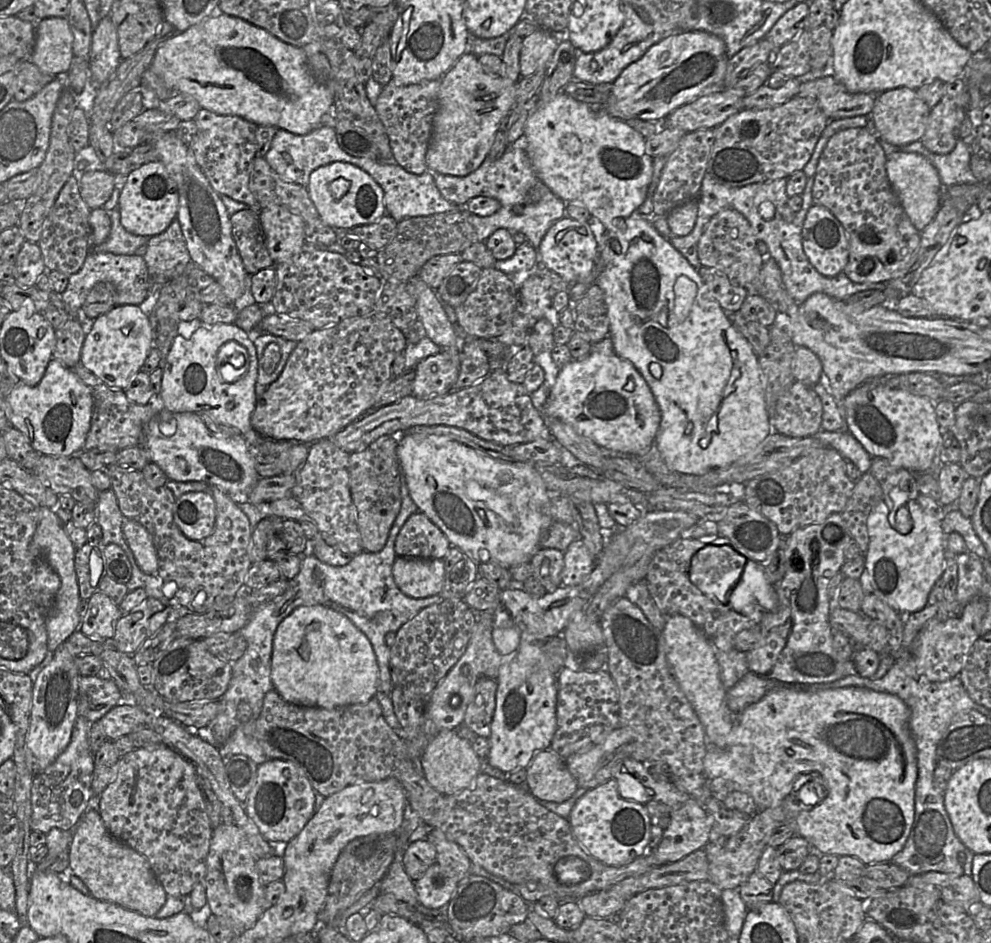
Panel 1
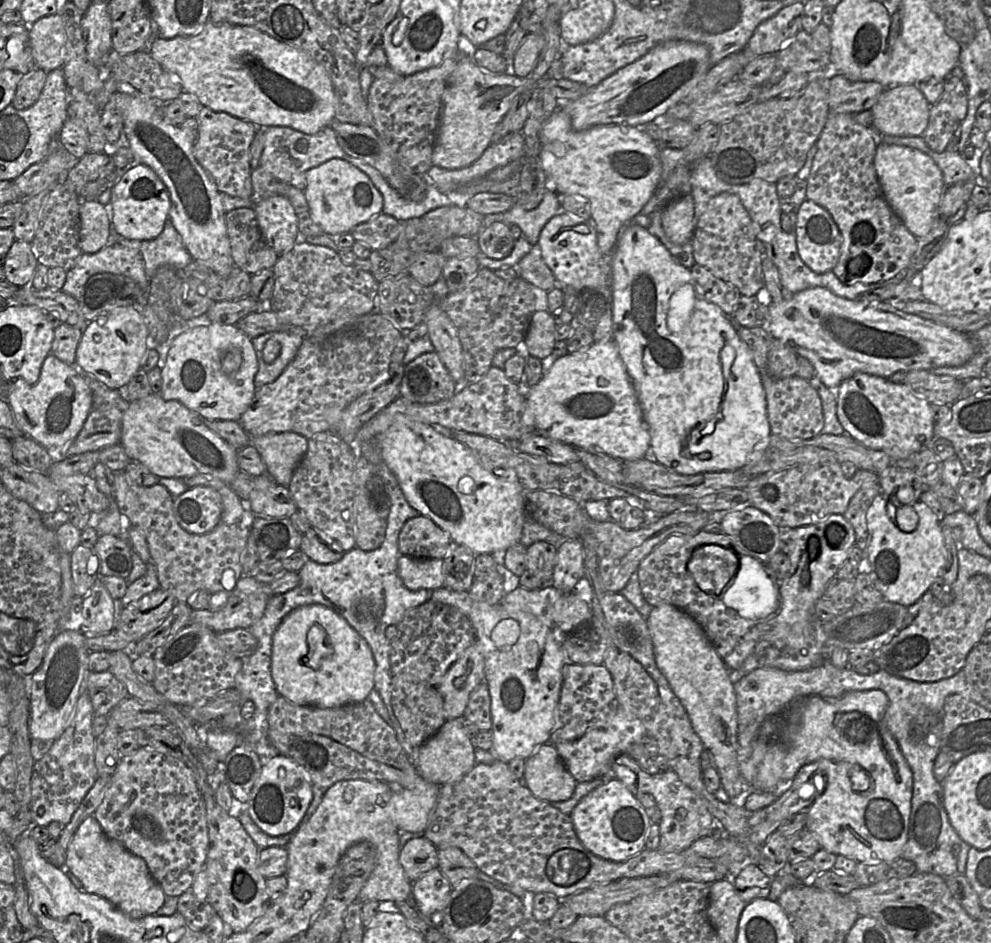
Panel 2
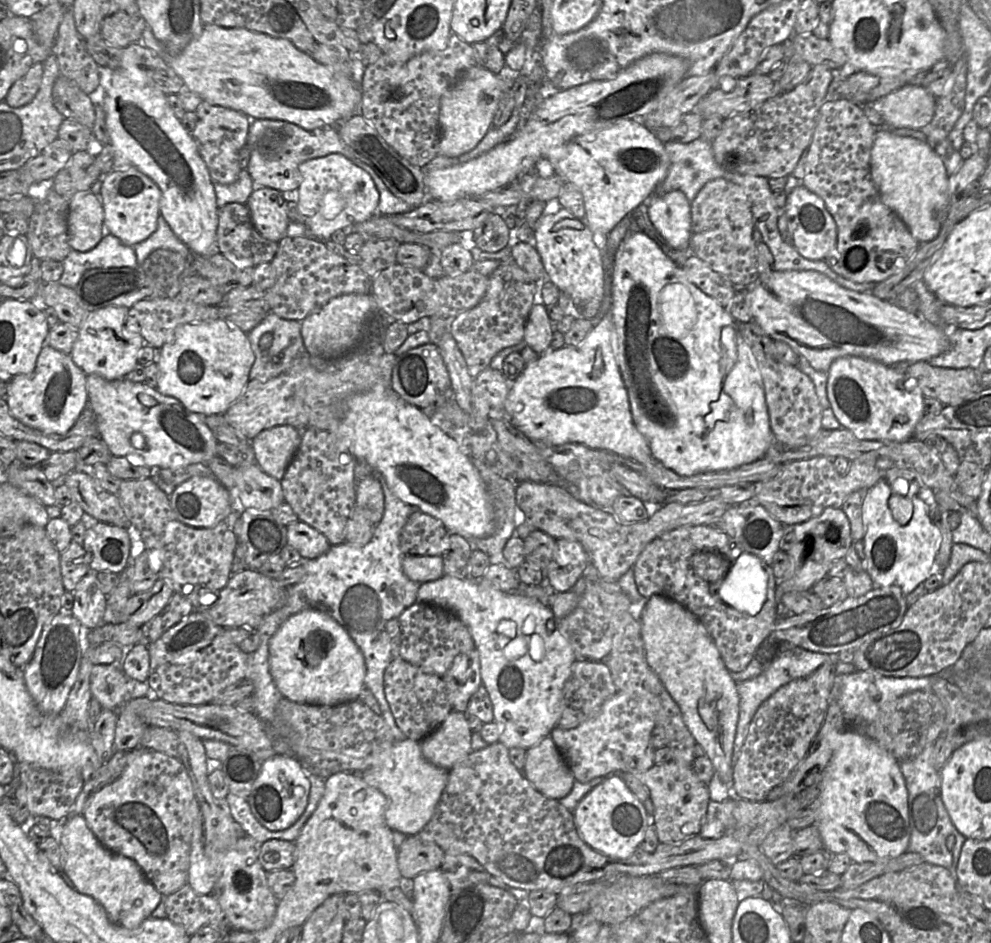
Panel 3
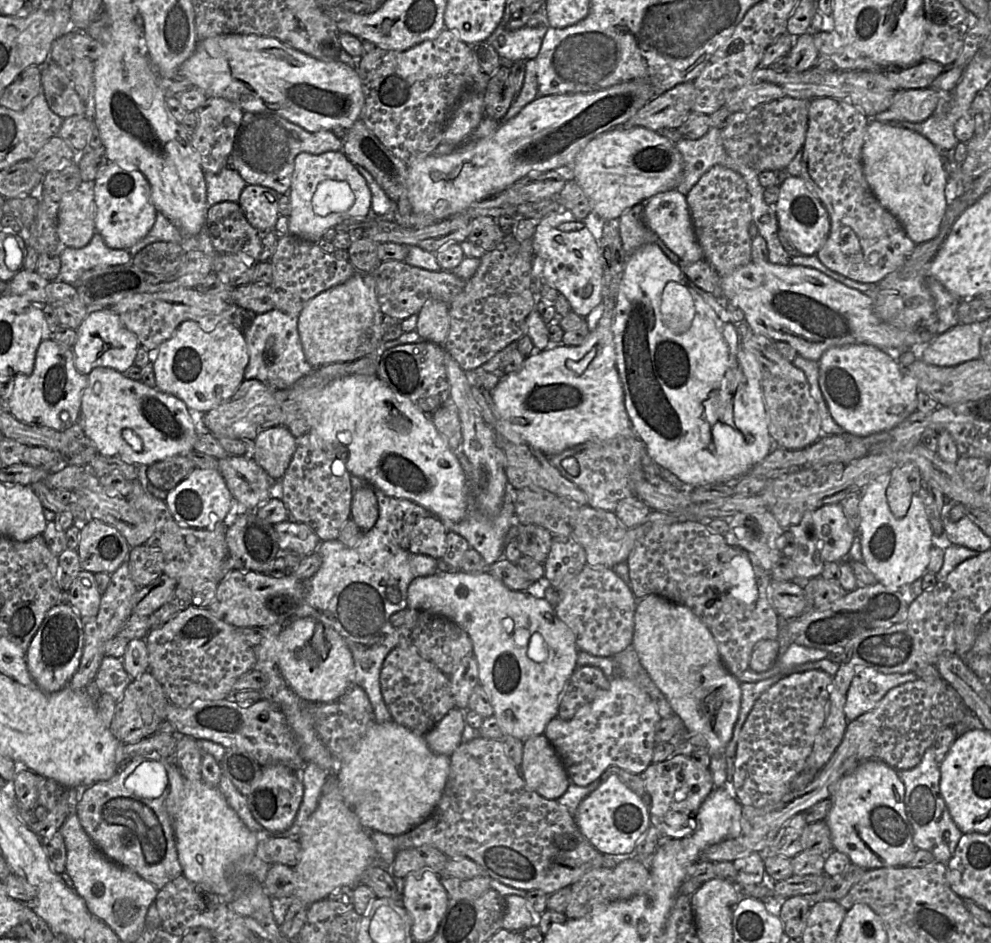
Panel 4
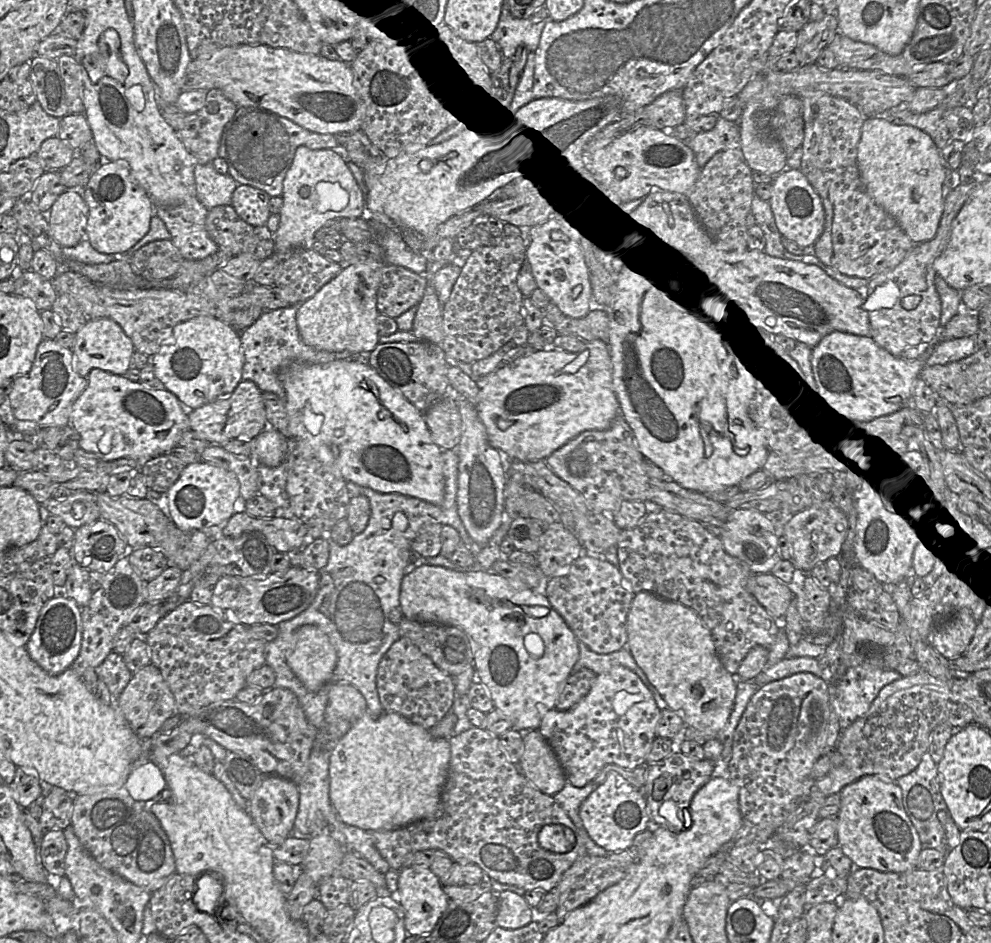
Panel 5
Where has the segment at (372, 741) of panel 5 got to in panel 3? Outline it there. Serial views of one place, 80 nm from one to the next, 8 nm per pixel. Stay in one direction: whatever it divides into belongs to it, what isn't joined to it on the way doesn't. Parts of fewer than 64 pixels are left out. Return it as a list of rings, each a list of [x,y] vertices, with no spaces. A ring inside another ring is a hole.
[[[405,738],[395,741],[386,749],[378,745],[369,757],[369,767],[359,776],[386,796],[388,800],[385,811],[387,825],[393,831],[409,836],[418,834],[430,821],[447,784],[448,772],[424,758],[420,742]]]

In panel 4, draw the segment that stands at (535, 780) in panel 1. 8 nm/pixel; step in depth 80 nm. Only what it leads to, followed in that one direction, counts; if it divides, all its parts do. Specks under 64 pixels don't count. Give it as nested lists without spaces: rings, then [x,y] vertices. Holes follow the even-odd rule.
[[[544,734],[523,742],[519,771],[527,786],[547,799],[557,800],[571,783],[559,755]]]

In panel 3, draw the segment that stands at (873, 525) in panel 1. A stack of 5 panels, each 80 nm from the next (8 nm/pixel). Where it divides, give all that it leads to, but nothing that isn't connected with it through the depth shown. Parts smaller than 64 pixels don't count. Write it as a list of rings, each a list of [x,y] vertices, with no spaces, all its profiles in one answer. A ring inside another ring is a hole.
[[[886,478],[868,489],[862,506],[865,527],[863,539],[865,570],[877,587],[899,588],[906,596],[934,573],[934,563],[942,543],[942,534],[929,515],[928,506],[918,495],[912,497],[913,516],[906,525],[899,524],[889,508],[891,487]]]

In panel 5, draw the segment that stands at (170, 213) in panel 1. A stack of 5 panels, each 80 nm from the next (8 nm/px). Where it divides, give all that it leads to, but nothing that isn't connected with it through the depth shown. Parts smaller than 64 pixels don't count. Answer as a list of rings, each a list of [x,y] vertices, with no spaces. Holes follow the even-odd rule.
[[[101,159],[85,186],[83,198],[89,207],[85,237],[101,253],[123,253],[149,231],[155,207],[147,192],[136,182],[125,160]]]

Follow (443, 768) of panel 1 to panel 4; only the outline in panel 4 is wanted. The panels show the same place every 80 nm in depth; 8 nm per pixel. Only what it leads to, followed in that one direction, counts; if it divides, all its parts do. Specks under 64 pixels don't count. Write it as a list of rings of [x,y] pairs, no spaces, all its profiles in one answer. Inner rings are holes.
[[[452,708],[448,713],[425,735],[428,747],[436,754],[451,756],[463,742],[462,734],[465,725],[464,710]]]

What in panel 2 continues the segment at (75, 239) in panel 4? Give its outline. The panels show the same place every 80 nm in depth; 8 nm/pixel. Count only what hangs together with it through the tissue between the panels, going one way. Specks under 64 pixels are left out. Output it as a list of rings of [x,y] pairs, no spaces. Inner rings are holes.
[[[97,199],[82,200],[79,235],[79,246],[83,253],[95,253],[107,244],[110,219],[105,205]]]

